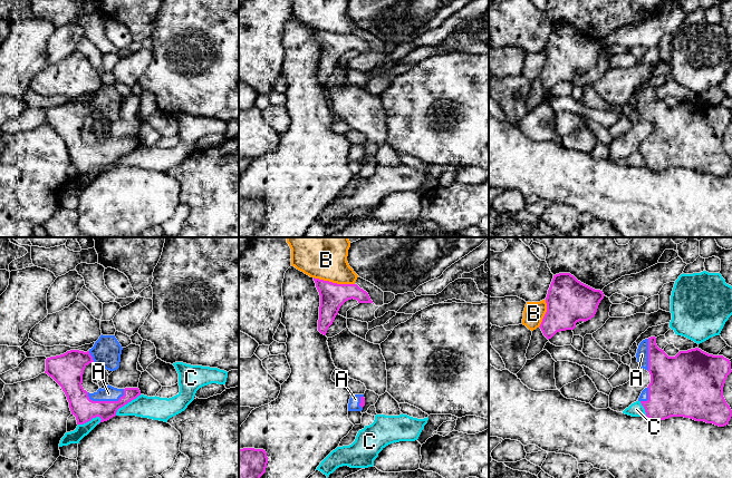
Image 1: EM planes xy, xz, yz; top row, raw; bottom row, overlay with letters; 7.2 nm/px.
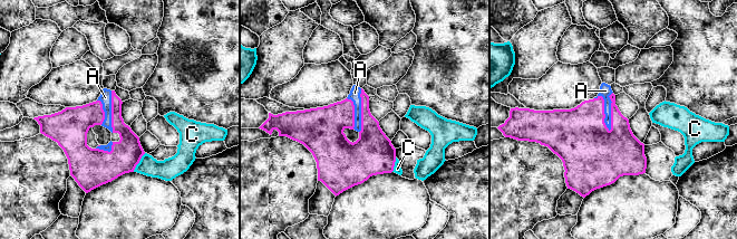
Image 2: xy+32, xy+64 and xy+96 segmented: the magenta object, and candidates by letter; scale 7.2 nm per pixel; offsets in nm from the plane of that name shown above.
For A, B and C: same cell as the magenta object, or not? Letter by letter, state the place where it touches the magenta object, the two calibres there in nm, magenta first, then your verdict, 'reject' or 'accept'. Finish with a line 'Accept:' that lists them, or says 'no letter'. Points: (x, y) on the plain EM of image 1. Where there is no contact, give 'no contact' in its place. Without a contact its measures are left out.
A: xy (106, 152) | 170/110 nm | accept
B: xz (334, 33) | 190/220 nm | reject
C: xy (126, 154) | 140/170 nm | reject
Accept: A

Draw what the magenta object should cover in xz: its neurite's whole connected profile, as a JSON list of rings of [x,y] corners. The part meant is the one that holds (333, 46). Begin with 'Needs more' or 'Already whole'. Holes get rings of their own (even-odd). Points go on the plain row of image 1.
Already whole. [[[315,28],[314,31],[320,46],[318,81],[324,86],[346,51],[354,49],[358,53],[373,53],[368,43],[357,35],[337,35]]]

